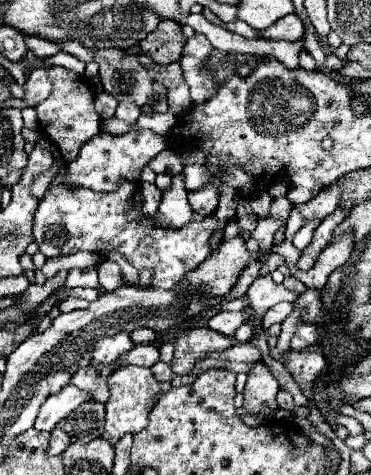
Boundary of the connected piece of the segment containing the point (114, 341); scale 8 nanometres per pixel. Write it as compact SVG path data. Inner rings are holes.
M116 333L112 337L102 337L96 347L94 347L94 355L92 355L92 365L96 363L106 363L110 365L112 361L116 361L120 355L128 353L134 347L134 341L130 339L130 333Z

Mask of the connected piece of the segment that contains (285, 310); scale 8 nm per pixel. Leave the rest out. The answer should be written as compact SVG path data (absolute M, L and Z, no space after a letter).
M278 303L266 311L266 315L262 319L262 327L268 329L274 323L282 323L290 313L292 313L292 303Z

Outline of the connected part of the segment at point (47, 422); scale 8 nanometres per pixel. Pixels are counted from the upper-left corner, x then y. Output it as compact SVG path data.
M66 385L58 393L50 395L42 403L34 427L40 429L40 431L52 431L58 421L62 421L78 405L82 405L82 403L86 403L90 399L92 399L92 395L88 391L82 391L82 389L74 387L74 385Z

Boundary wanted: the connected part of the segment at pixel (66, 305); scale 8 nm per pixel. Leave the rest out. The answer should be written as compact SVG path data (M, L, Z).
M68 297L66 301L60 303L60 313L68 313L68 311L76 311L76 309L86 309L88 303L84 299L76 299L76 297Z

